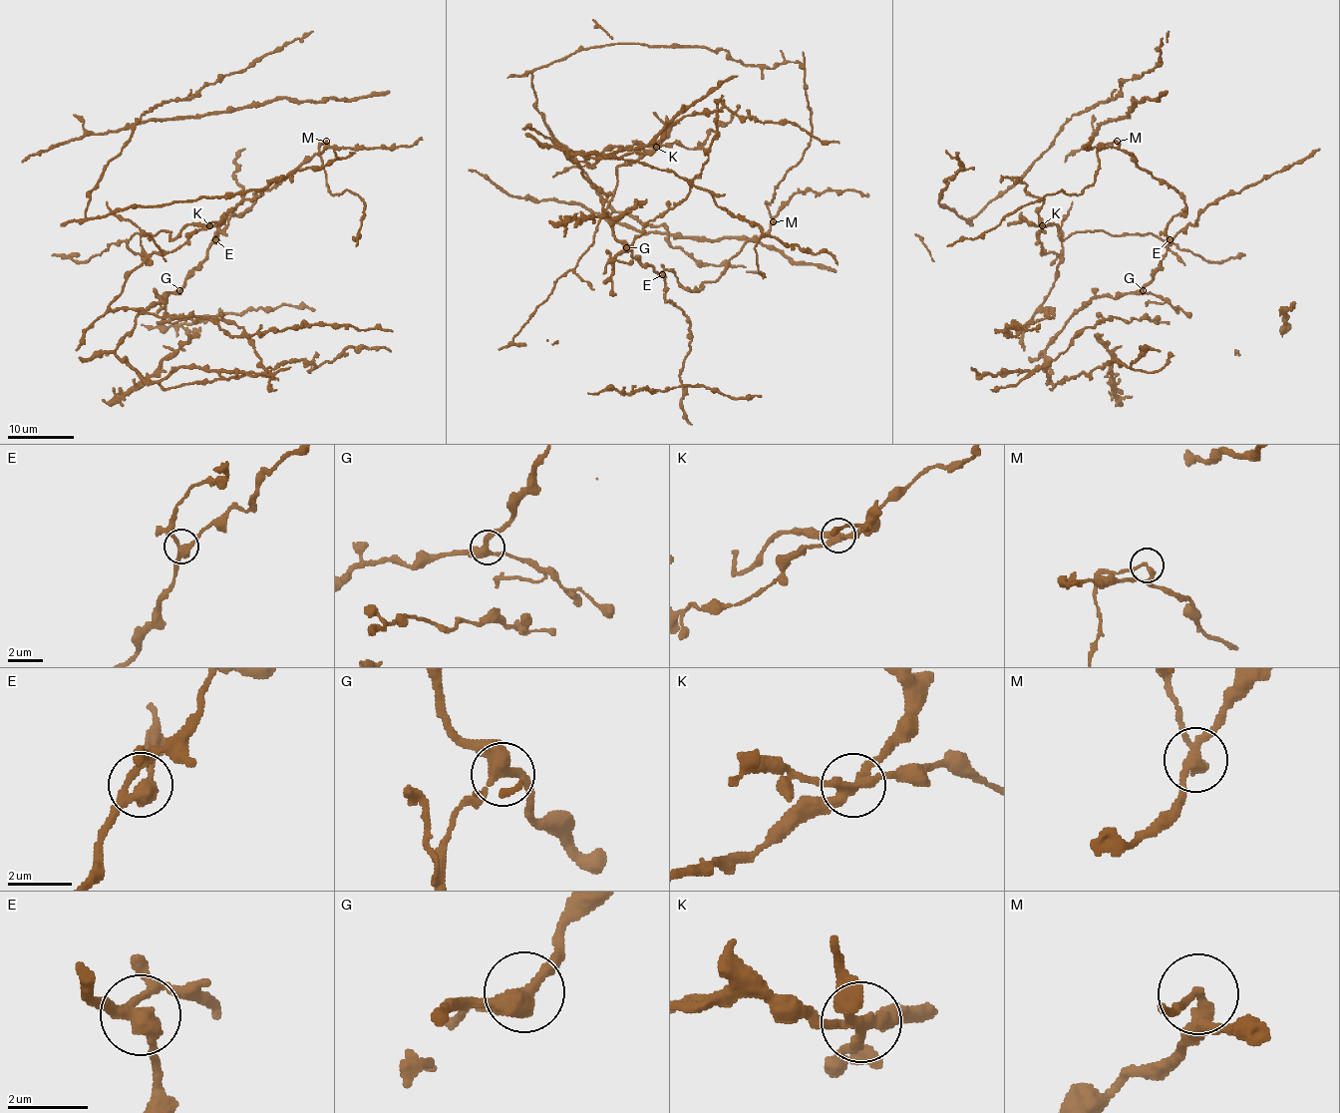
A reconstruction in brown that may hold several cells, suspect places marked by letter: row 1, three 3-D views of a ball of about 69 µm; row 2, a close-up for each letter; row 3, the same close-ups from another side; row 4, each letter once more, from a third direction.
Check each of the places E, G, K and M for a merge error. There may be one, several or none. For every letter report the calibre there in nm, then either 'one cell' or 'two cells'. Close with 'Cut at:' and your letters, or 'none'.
E: 340 nm thick; one cell
G: 360 nm thick; one cell
K: 320 nm thick; two cells
M: 240 nm thick; two cells
Cut at: K, M

